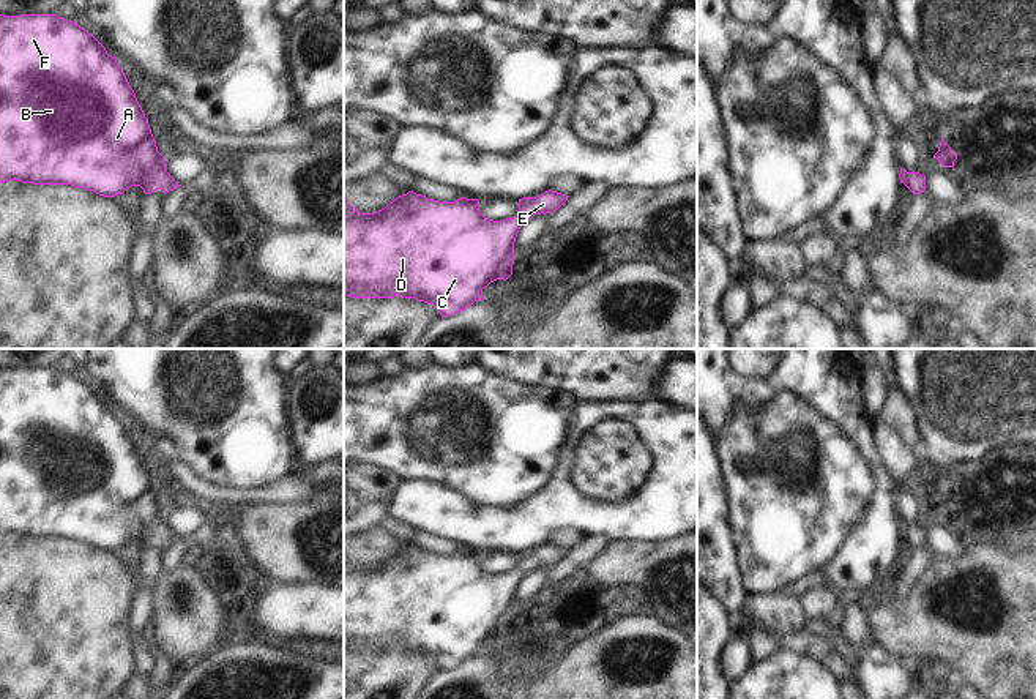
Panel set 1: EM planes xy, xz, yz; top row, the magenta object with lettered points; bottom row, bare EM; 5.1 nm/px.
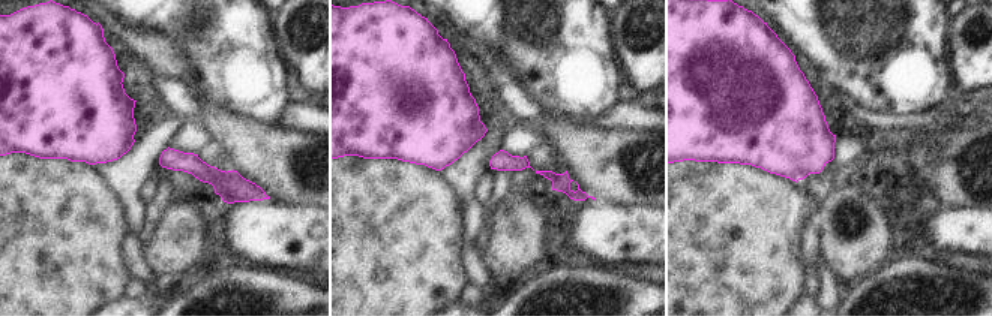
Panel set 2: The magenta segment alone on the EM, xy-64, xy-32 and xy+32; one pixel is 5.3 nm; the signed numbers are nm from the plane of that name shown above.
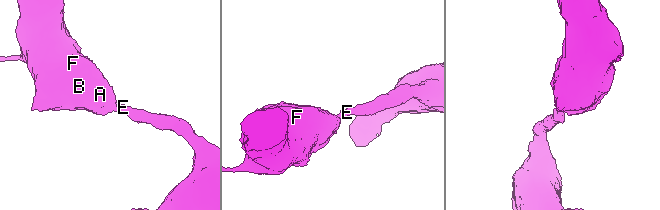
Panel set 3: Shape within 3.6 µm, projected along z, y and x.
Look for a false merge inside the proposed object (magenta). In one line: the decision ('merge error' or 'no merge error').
no merge error

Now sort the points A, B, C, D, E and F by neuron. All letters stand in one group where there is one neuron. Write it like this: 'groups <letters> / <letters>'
groups A B C D E F

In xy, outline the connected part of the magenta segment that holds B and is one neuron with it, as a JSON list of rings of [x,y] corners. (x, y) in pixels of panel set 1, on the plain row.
[[[0,368],[0,536],[71,538],[104,551],[140,540],[145,548],[178,538],[158,505],[148,472],[117,410],[85,382],[57,368]]]

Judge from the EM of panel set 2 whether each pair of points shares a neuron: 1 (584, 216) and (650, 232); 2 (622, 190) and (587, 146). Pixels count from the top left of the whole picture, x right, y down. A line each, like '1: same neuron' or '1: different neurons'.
1: same neuron
2: same neuron

